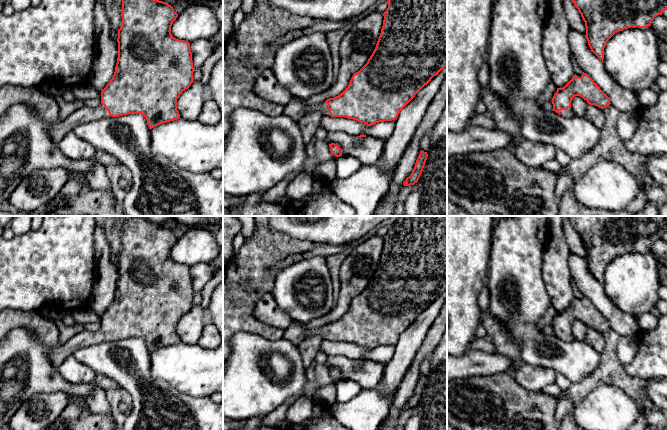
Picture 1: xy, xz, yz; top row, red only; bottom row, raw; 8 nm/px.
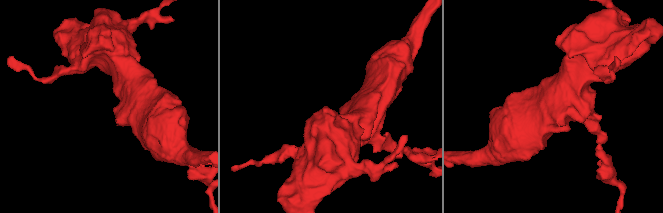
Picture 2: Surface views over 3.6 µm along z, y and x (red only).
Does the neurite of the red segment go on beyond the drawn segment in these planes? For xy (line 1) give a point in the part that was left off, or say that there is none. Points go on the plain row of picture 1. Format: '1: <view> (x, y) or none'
1: xy (44, 330)

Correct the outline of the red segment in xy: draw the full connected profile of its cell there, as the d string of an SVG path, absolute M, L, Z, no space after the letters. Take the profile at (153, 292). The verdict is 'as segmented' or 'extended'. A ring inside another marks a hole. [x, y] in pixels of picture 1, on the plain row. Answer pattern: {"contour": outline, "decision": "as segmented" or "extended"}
{"contour": "M124 216L125 221L122 223L122 249L120 253L118 254L118 282L117 287L115 290L115 296L110 304L110 306L106 309L106 311L101 316L101 328L95 332L83 330L82 332L76 334L72 338L70 338L68 341L66 341L64 344L60 343L60 334L57 326L50 320L46 319L44 316L40 315L37 310L36 311L24 311L19 309L12 309L7 308L0 312L0 342L6 337L6 335L11 332L12 330L16 328L25 328L28 331L32 332L34 337L42 342L44 345L48 346L50 348L50 360L54 367L58 368L69 356L73 355L74 352L80 348L88 347L90 345L98 344L101 342L111 342L111 341L119 341L122 339L128 339L128 338L142 338L146 344L147 349L150 353L163 348L167 347L173 344L177 344L180 342L179 335L177 334L177 323L180 321L183 315L188 313L191 308L193 307L193 296L194 296L194 290L192 285L192 277L190 273L190 267L184 264L176 263L171 258L171 250L173 246L178 241L178 238L174 235L173 231L169 229L166 226L155 224L152 222L147 221L143 216Z", "decision": "extended"}

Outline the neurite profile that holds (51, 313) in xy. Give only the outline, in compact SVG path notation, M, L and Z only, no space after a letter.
M51 306L40 307L39 311L41 315L46 317L48 320L62 319L62 317L67 313L67 310L58 309Z

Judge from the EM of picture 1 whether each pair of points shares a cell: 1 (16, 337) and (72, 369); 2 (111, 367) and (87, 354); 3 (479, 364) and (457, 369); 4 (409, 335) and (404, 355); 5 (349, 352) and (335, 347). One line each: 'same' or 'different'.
1: different
2: same
3: same
4: same
5: same

